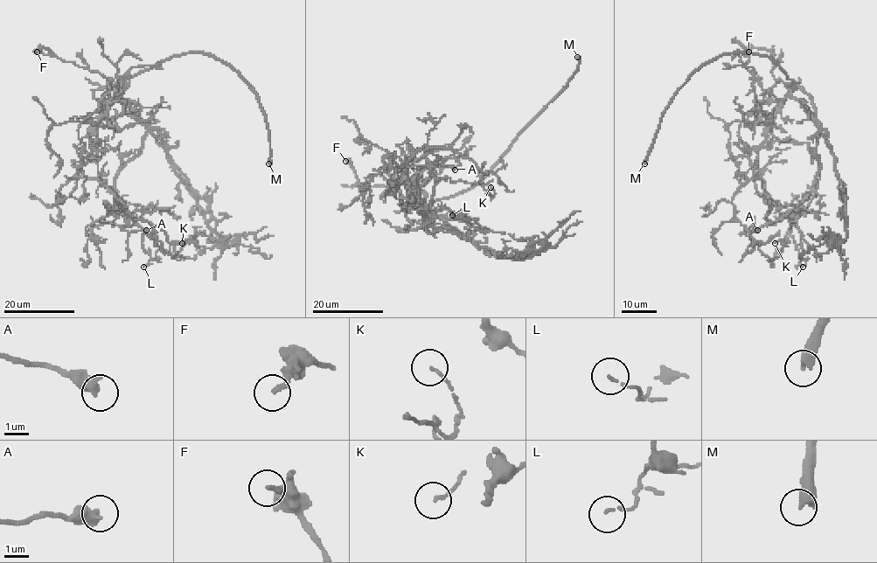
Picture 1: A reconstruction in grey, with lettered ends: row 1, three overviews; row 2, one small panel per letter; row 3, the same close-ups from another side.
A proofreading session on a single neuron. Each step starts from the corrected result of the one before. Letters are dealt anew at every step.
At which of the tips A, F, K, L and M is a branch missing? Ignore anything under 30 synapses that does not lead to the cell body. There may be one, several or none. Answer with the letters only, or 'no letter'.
M

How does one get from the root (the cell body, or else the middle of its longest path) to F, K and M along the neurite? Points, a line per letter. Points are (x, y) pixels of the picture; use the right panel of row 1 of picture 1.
F: (792, 90), (772, 75), (774, 53), (770, 50), (751, 47), (748, 52)
K: (792, 90), (759, 150), (762, 176), (732, 200), (734, 217), (769, 258), (784, 246), (781, 239), (775, 243)
M: (792, 90), (795, 83), (770, 57), (738, 52), (720, 54), (705, 62), (677, 92), (662, 116), (644, 163)

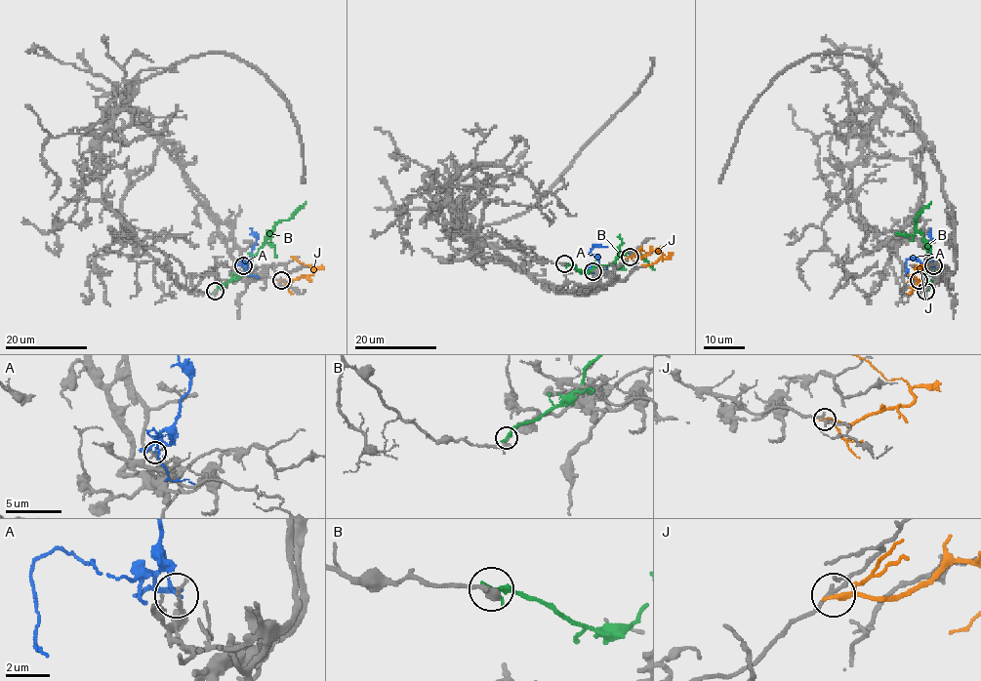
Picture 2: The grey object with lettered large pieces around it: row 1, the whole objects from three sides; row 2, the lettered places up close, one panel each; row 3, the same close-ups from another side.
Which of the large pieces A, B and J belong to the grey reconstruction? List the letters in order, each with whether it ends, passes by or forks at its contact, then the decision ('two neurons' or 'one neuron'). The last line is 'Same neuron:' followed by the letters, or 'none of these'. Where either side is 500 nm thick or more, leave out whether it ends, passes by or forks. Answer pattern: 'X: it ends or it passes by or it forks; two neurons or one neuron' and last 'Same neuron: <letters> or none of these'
A: it ends; two neurons
B: it ends; two neurons
J: it passes by; two neurons
Same neuron: none of these

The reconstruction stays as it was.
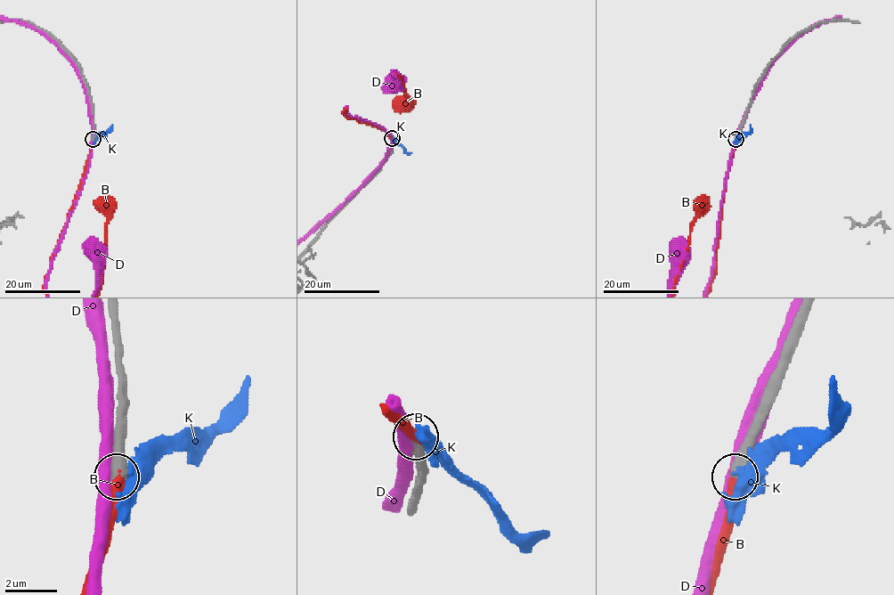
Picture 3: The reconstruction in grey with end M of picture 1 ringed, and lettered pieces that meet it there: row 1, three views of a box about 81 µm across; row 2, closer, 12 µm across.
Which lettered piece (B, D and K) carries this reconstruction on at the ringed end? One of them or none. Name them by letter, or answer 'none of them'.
B

